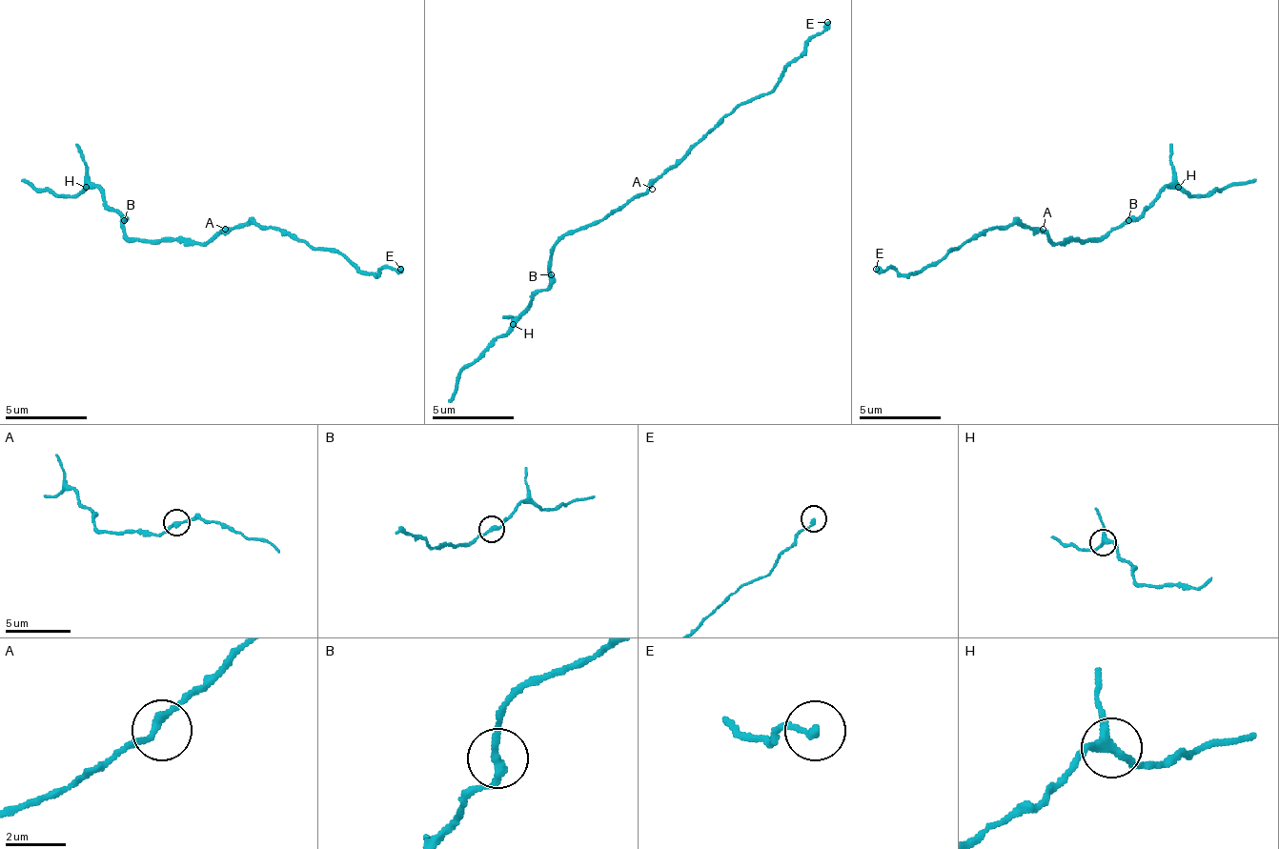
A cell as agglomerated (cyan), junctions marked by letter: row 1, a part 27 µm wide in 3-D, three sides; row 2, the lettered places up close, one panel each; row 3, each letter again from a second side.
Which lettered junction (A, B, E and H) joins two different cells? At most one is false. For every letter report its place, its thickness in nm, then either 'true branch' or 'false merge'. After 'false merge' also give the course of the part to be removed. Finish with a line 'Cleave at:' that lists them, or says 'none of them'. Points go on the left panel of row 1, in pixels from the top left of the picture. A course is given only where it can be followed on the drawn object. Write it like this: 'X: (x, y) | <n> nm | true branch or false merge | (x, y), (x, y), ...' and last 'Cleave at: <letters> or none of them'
A: (225, 229) | 260 nm | true branch
B: (124, 220) | 260 nm | true branch
E: (400, 269) | 280 nm | true branch
H: (86, 187) | 260 nm | true branch
Cleave at: none of them

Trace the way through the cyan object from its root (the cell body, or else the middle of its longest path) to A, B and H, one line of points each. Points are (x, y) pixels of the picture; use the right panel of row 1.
A: (1063, 241), (1055, 241), (1043, 229)
B: (1063, 241), (1096, 241), (1120, 229), (1128, 220)
H: (1063, 241), (1096, 241), (1136, 220), (1169, 188), (1177, 188)

